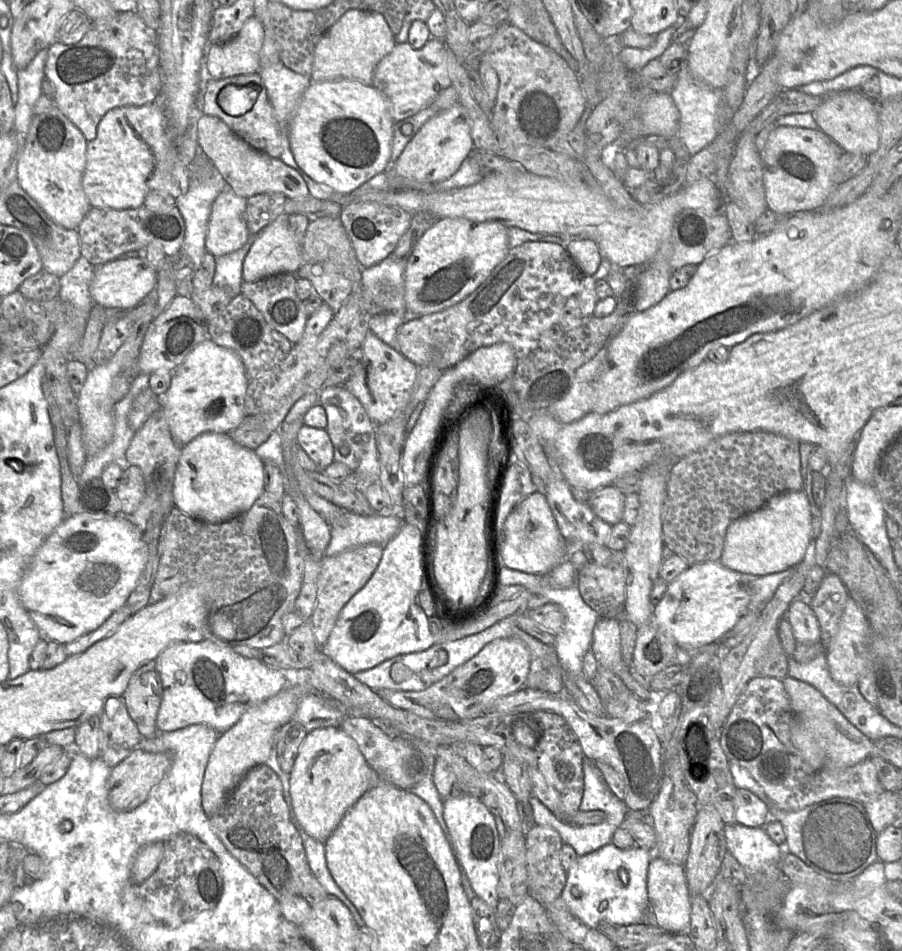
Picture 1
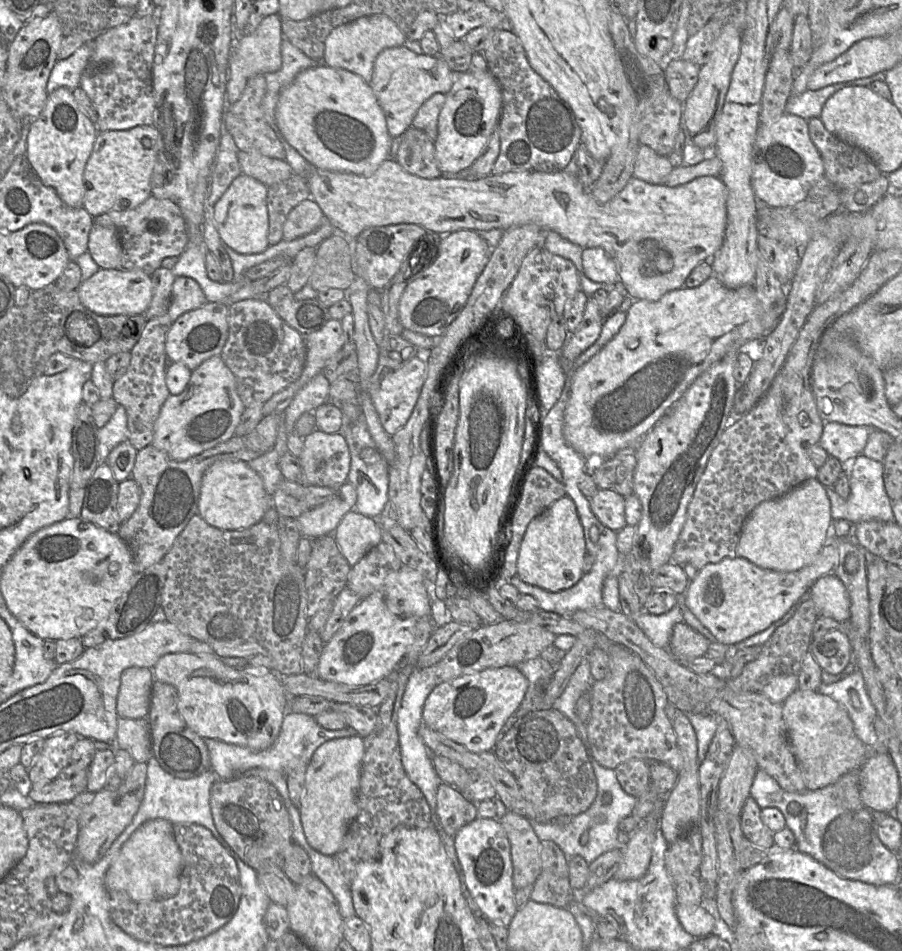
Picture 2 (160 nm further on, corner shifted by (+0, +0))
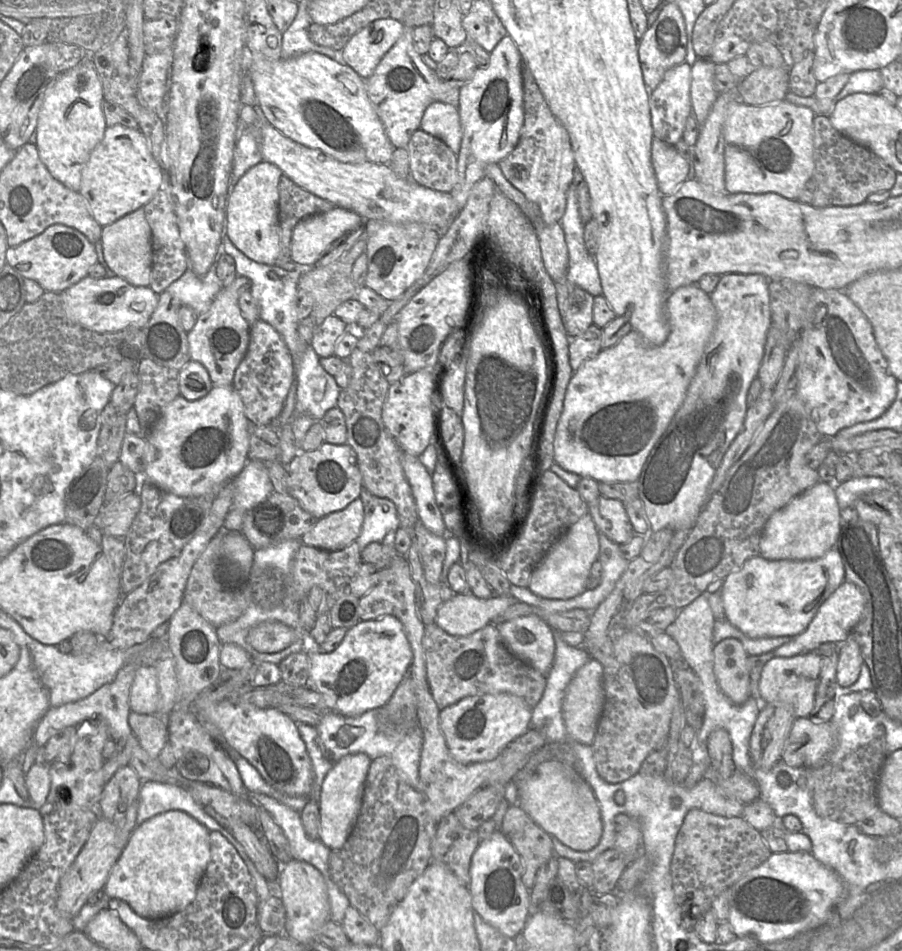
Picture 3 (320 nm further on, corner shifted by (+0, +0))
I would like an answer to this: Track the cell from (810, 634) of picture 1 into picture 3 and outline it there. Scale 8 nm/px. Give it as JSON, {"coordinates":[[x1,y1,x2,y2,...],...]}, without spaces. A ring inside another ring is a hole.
{"coordinates":[[851,634,849,638,842,642,837,658,837,685,849,687,858,679,861,672,861,666,864,663,860,648,851,637]]}

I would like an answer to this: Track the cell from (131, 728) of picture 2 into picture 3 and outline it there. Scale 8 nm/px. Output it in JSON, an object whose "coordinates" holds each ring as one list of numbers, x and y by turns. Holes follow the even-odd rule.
{"coordinates":[[131,712,129,726,140,747,152,757,158,757,168,743,167,721,156,715,143,715]]}

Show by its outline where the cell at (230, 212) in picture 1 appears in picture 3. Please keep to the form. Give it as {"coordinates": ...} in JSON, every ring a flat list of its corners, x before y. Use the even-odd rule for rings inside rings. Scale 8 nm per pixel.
{"coordinates":[[265,160,250,168,239,179,225,205,225,221,229,239,248,258,292,270,296,267,293,261,279,261,278,184,281,175,282,171,276,165]]}

